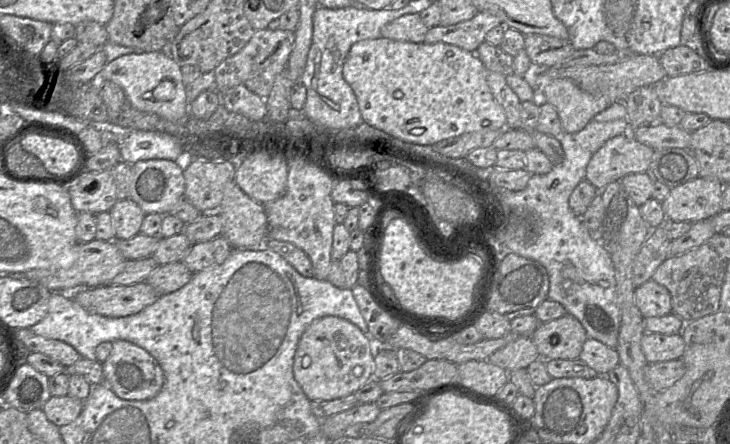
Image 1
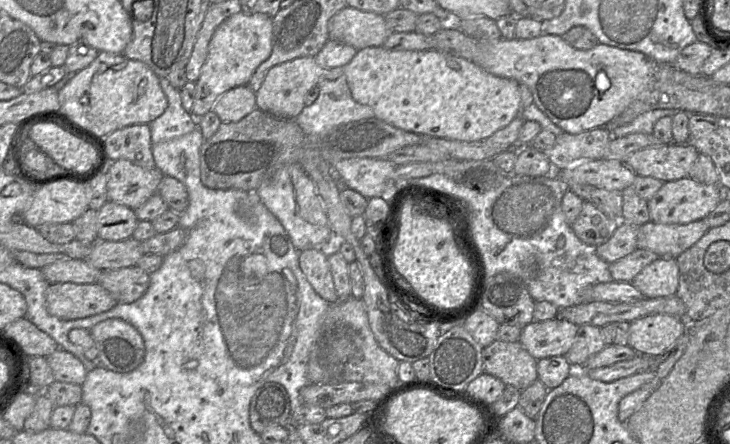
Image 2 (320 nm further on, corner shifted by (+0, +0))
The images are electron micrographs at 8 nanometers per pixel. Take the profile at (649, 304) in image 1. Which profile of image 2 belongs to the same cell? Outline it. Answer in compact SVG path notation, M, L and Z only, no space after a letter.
M659 257L644 267L632 280L645 298L675 295L679 285L679 267L674 257Z

